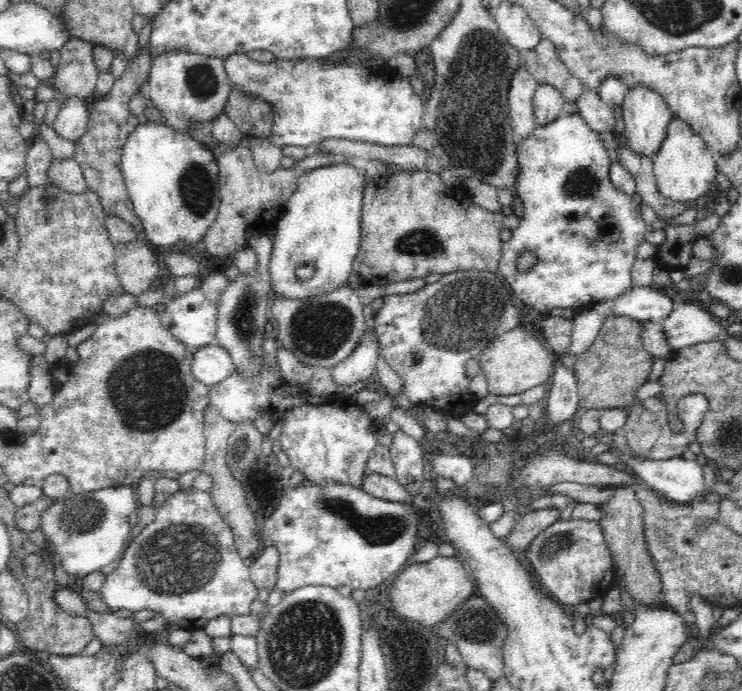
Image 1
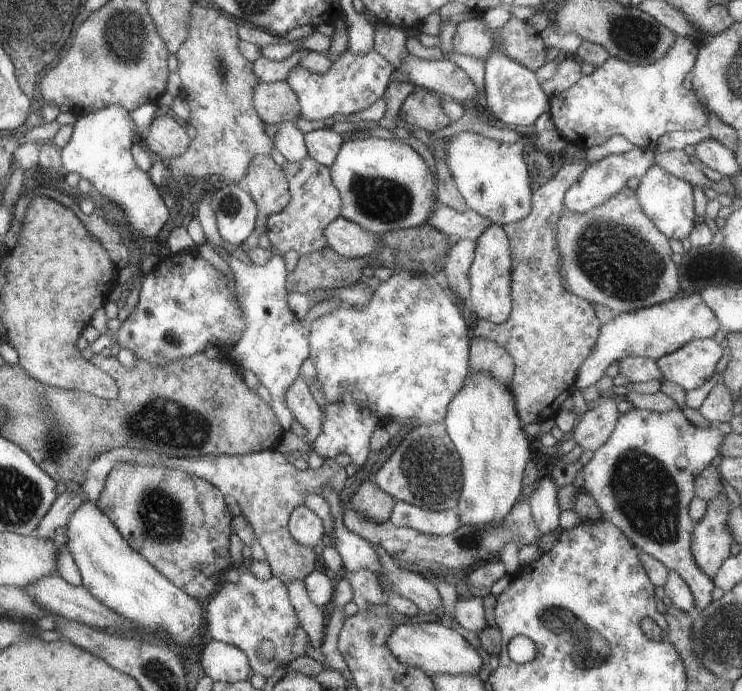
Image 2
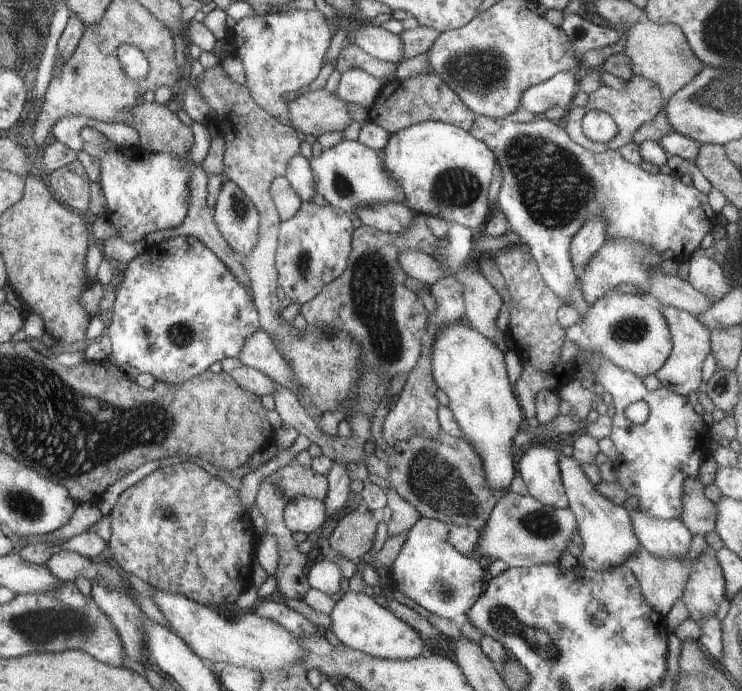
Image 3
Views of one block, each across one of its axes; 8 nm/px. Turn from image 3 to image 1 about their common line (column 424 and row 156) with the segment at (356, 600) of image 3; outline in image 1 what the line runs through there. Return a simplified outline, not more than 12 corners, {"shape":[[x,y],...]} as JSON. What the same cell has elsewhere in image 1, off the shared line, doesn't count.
{"shape":[[636,85],[621,107],[628,148],[659,151],[673,119],[656,91]]}

